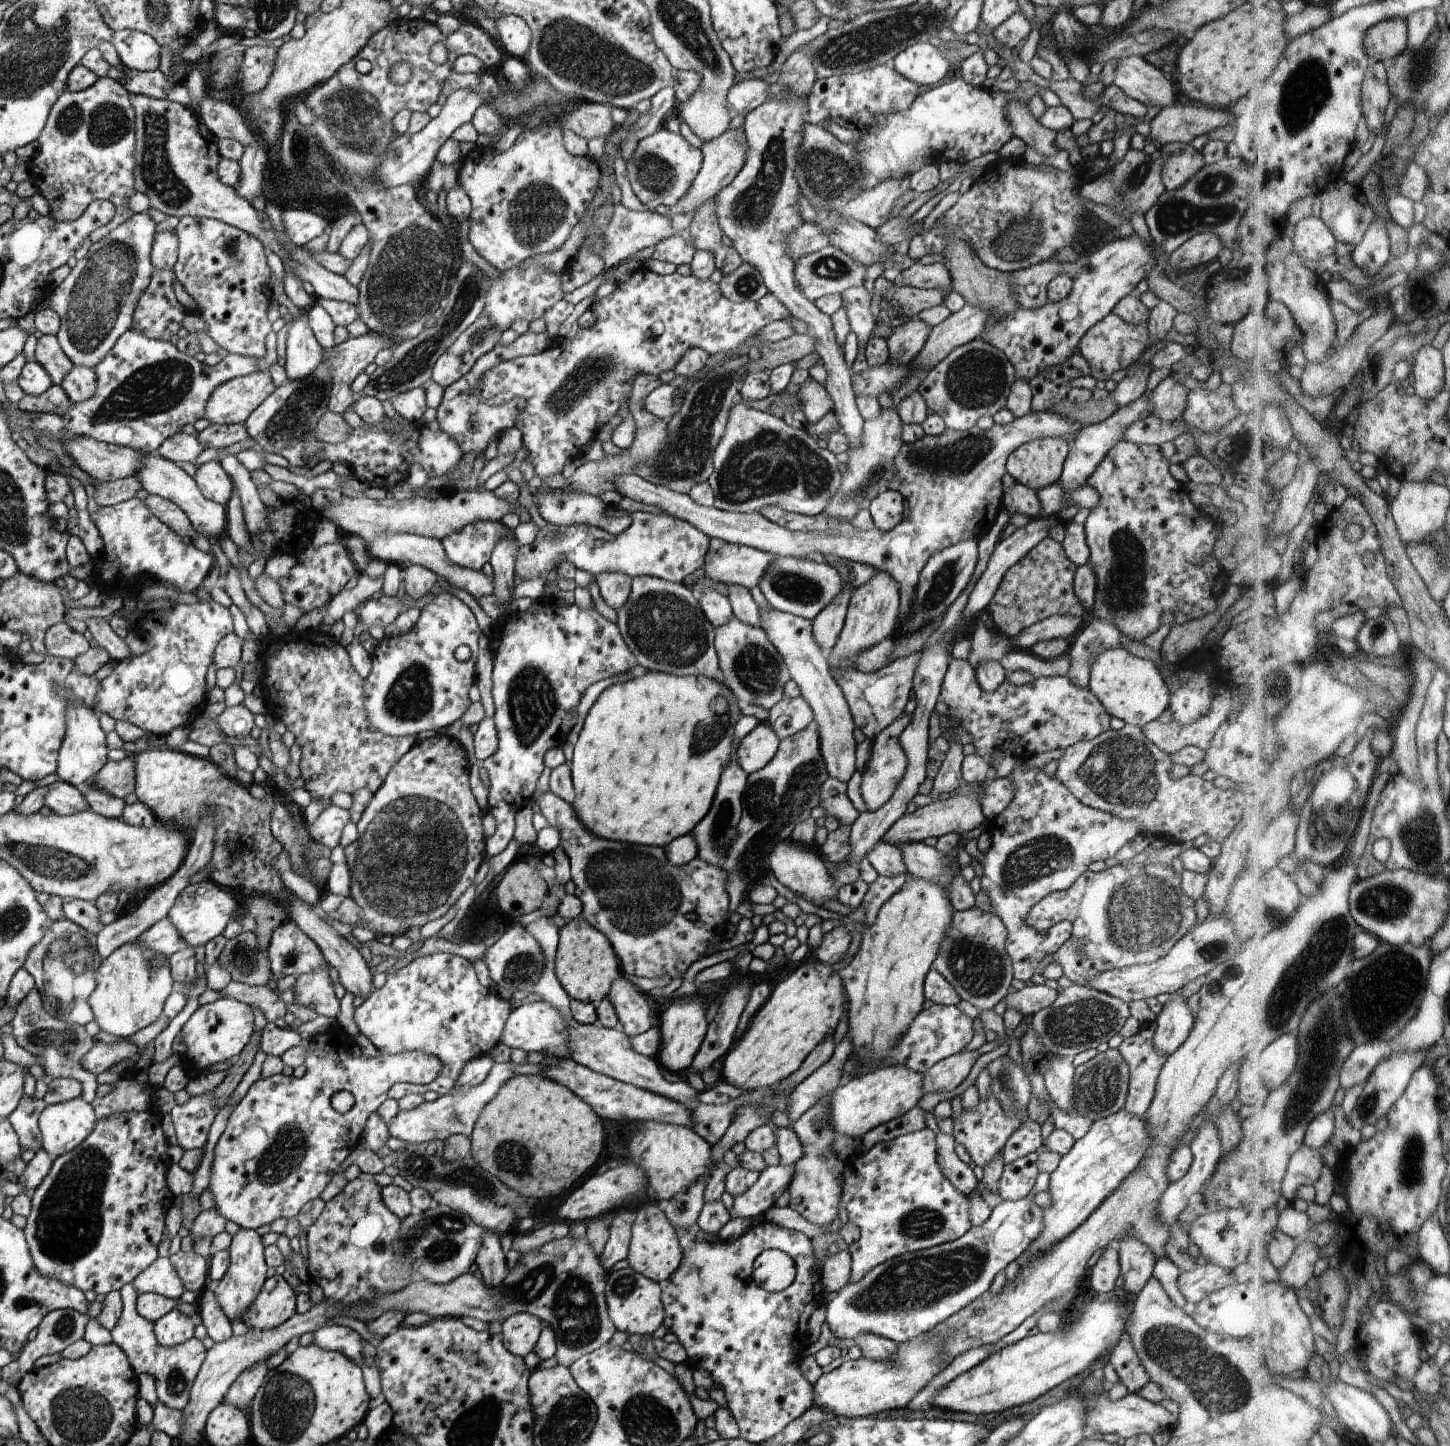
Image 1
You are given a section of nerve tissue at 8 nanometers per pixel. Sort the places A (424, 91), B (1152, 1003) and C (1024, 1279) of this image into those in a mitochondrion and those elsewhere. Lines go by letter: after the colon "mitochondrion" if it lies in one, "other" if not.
A: other
B: other
C: mitochondrion

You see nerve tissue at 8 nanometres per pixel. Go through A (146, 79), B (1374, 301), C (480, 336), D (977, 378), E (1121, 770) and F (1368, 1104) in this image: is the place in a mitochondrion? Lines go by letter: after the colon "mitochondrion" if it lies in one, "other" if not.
A: other
B: other
C: mitochondrion
D: mitochondrion
E: mitochondrion
F: mitochondrion

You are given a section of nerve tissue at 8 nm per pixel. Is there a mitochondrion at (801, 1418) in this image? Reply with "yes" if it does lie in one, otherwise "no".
no

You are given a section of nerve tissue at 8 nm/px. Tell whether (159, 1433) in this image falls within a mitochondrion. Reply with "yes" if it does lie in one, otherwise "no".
no

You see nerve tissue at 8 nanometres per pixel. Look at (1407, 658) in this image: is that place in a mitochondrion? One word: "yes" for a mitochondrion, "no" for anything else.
no

